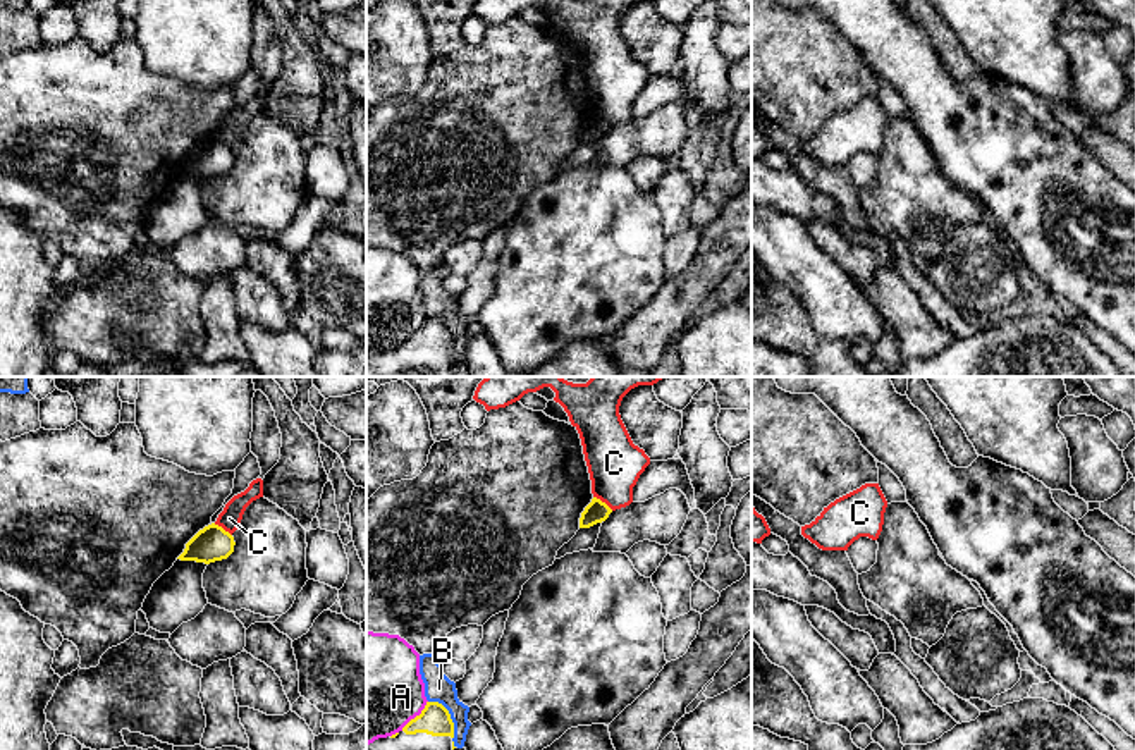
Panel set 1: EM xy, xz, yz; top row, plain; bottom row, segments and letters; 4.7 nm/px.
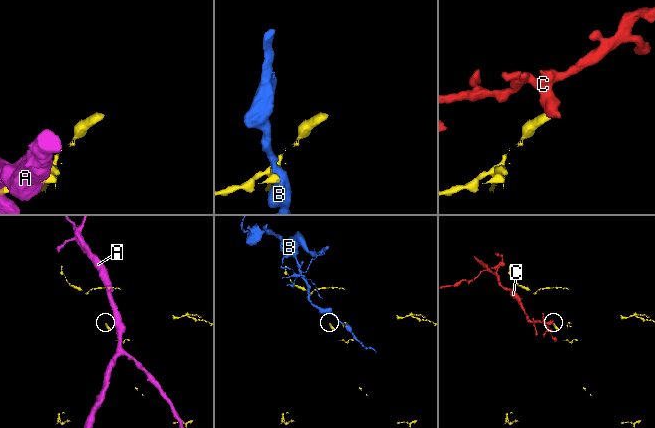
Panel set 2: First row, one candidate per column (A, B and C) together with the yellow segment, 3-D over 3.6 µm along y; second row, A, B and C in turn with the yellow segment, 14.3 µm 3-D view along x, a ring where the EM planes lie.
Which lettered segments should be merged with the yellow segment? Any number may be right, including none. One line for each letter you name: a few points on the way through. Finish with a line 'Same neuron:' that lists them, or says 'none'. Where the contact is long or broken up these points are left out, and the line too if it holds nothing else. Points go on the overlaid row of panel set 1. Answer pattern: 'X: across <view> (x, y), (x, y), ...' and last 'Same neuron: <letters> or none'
Same neuron: none

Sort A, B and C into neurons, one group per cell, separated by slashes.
A / B / C

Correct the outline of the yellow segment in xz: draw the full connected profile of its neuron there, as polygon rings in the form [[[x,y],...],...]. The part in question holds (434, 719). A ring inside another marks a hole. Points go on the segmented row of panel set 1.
[[[426,702],[420,716],[399,733],[378,738],[366,750],[454,750],[454,722],[439,702]]]

